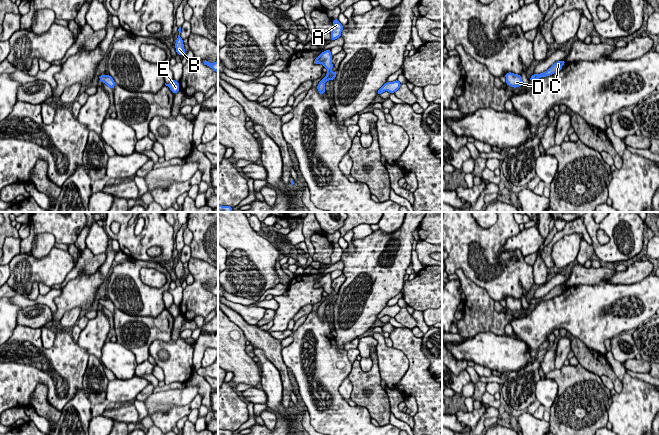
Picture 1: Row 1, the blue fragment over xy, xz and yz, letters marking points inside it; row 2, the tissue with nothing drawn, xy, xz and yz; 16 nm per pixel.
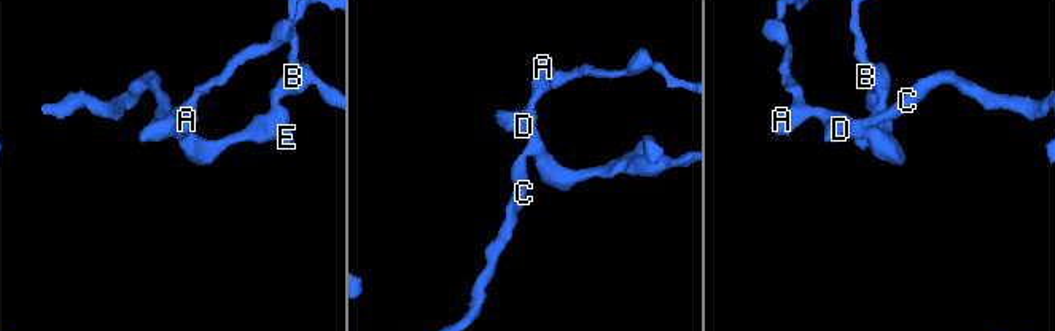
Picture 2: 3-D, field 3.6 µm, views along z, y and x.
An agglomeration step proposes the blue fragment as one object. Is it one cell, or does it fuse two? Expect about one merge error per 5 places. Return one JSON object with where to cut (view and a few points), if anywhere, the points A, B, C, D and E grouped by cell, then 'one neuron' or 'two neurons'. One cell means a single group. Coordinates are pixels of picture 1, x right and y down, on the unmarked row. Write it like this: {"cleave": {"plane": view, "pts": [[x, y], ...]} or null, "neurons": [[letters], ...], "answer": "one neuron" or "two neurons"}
{"cleave": null, "neurons": [["A", "B", "C", "D", "E"]], "answer": "one neuron"}

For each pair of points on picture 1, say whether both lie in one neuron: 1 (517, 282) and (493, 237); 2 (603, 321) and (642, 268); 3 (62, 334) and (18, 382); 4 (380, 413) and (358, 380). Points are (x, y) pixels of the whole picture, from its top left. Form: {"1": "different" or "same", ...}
{"1": "same", "2": "different", "3": "same", "4": "same"}

